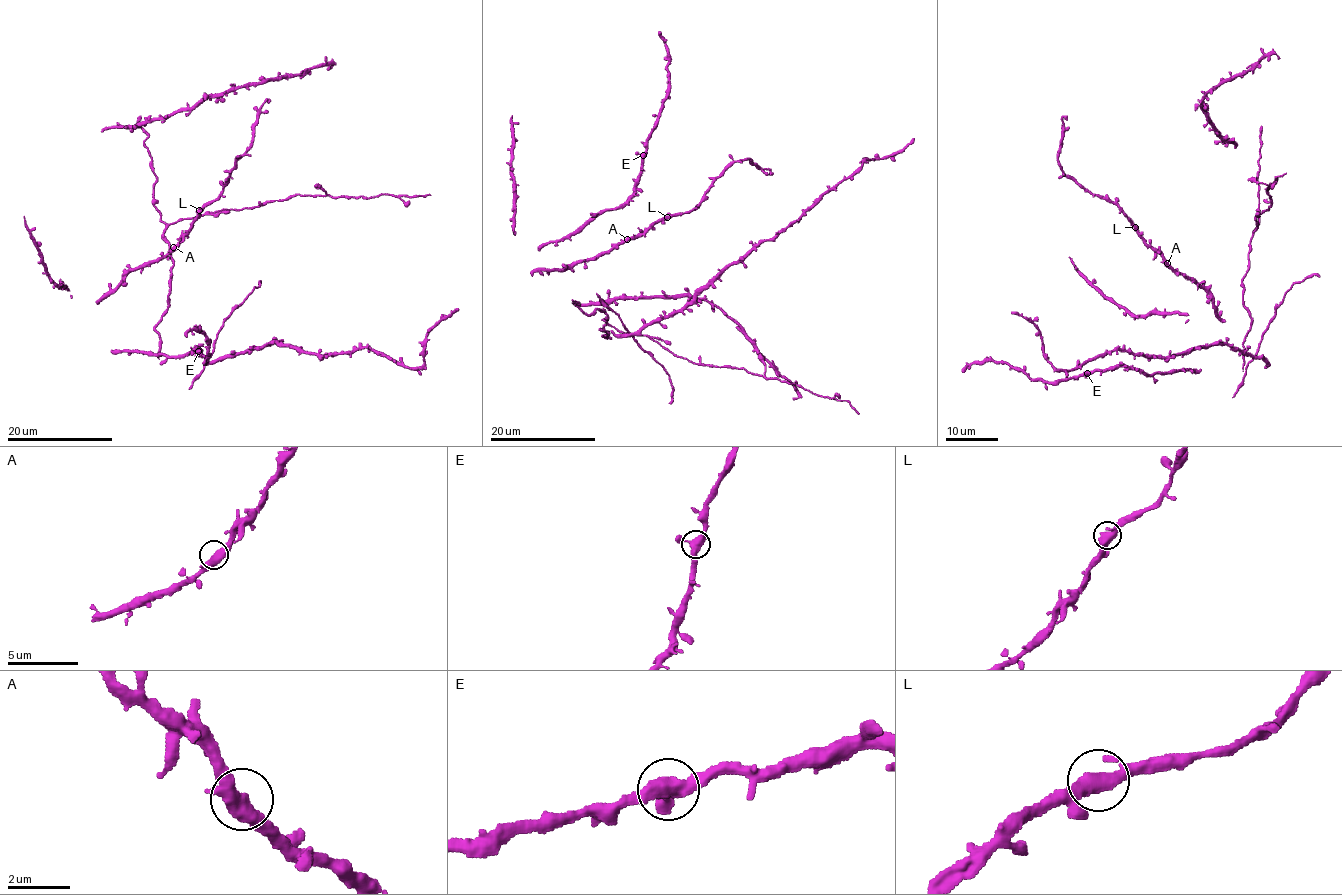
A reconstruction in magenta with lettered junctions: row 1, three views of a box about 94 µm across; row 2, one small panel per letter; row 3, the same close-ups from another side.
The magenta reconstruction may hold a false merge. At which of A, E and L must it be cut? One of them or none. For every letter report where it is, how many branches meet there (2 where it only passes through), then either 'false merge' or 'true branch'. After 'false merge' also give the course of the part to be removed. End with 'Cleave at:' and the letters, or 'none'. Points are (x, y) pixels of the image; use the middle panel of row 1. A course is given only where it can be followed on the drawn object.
A: (627, 239) | 3 | true branch
E: (643, 155) | 3 | true branch
L: (667, 217) | 3 | true branch
Cleave at: none

